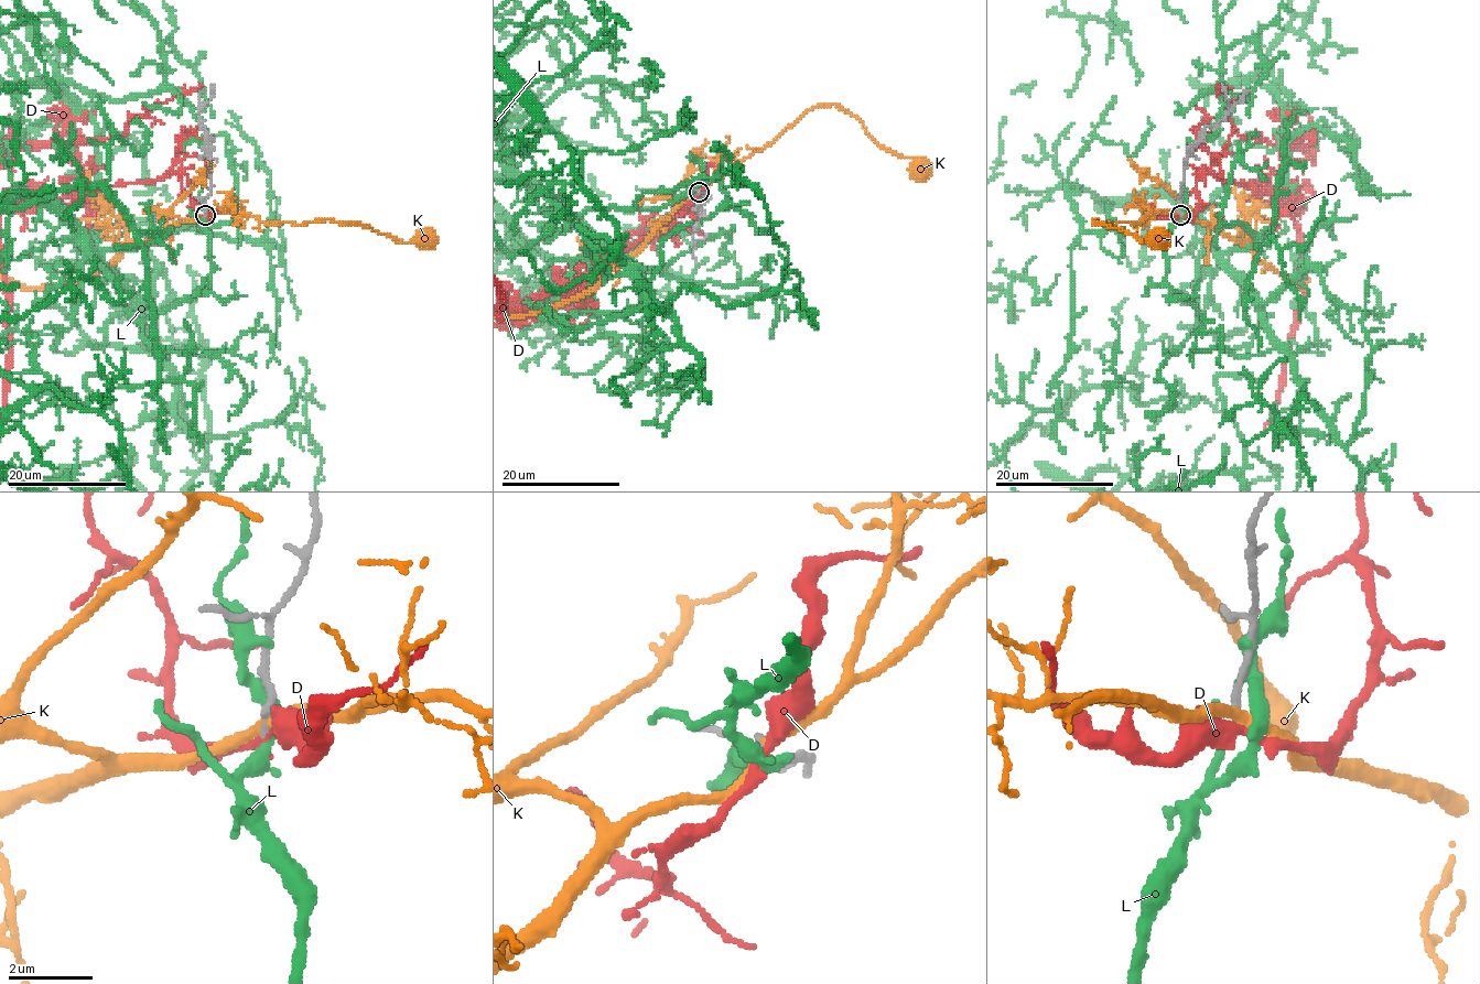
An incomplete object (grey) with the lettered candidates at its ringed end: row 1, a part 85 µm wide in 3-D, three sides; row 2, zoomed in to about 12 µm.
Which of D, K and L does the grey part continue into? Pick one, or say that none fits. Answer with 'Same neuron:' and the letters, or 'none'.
Same neuron: none

